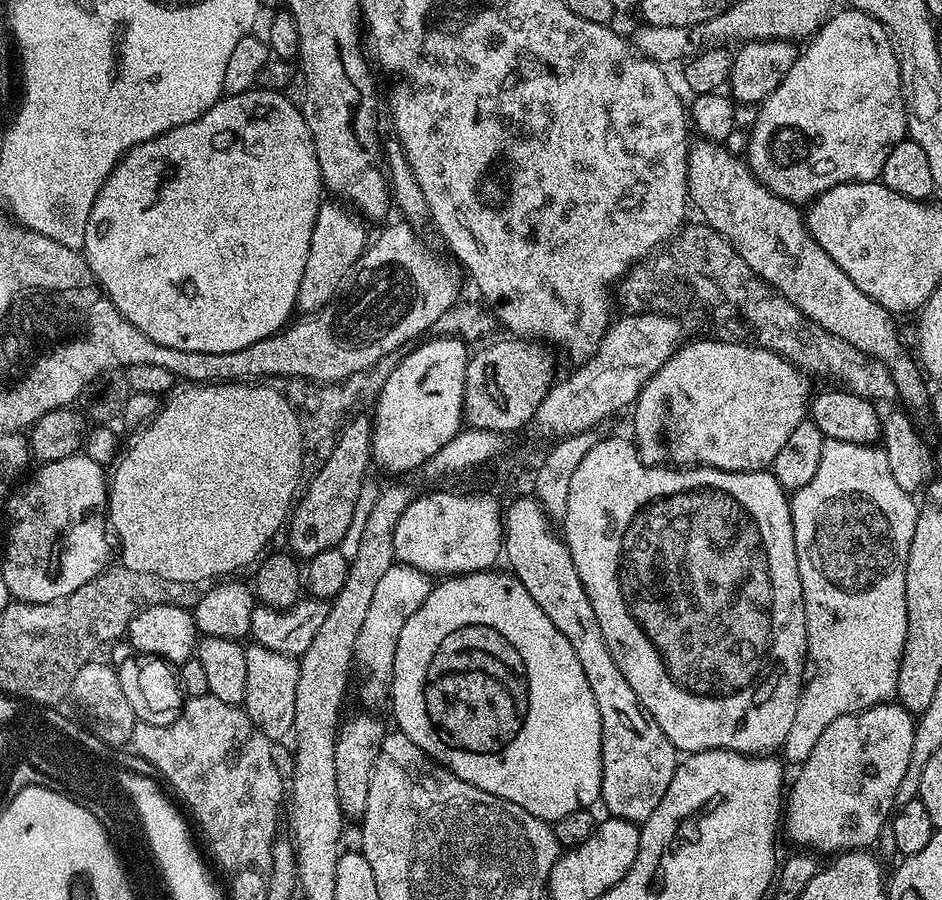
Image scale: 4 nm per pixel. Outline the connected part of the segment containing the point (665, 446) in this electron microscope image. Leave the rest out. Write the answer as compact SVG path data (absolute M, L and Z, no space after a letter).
M728 338L720 340L696 340L693 344L685 343L675 355L650 378L650 382L644 384L644 389L640 391L640 397L636 400L632 412L632 428L636 431L634 443L636 450L640 454L640 459L649 466L707 466L710 468L720 468L724 472L755 472L771 465L772 459L786 446L786 438L806 418L809 411L810 393L808 394L809 377L800 369L795 368L789 360L783 360L778 354L774 354L765 348L754 348L750 344L733 342Z

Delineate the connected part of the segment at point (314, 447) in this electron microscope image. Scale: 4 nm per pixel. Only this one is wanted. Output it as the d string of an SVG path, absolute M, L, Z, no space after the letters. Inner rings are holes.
M395 355L383 356L374 366L348 376L345 380L338 380L335 384L322 384L295 378L284 378L279 381L280 393L289 400L300 418L300 426L304 429L304 447L311 459L313 456L316 462L322 462L330 458L340 431L348 425L353 416L364 410L367 404L368 407L375 405L380 398L381 390L386 386L386 378L390 378L397 363Z

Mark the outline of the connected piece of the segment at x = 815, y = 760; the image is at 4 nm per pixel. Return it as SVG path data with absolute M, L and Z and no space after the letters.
M889 702L886 704L876 704L865 711L858 712L854 715L844 715L842 718L835 719L826 730L822 732L818 741L814 744L809 758L804 760L799 767L799 772L793 786L788 790L786 798L786 813L784 816L784 828L787 828L789 836L798 844L799 847L809 848L813 851L828 852L827 854L839 854L843 851L857 851L869 847L879 839L880 833L889 823L894 809L897 807L896 795L898 794L898 785L902 783L902 777L906 774L906 766L910 766L910 750L914 746L914 723L913 713L908 712L899 702Z

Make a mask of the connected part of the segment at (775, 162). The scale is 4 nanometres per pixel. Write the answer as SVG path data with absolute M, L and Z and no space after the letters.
M847 10L837 11L829 15L823 28L811 37L808 49L804 56L796 56L792 61L790 74L786 74L784 81L759 105L756 121L750 127L748 146L746 149L746 163L756 175L771 190L775 196L781 196L784 200L791 200L797 206L807 205L809 202L821 196L826 190L830 190L839 184L851 184L853 182L872 182L877 179L890 154L890 150L899 140L905 139L908 131L908 110L904 103L904 92L900 88L900 67L896 61L896 51L892 48L892 41L888 39L887 30L872 16L865 12Z

